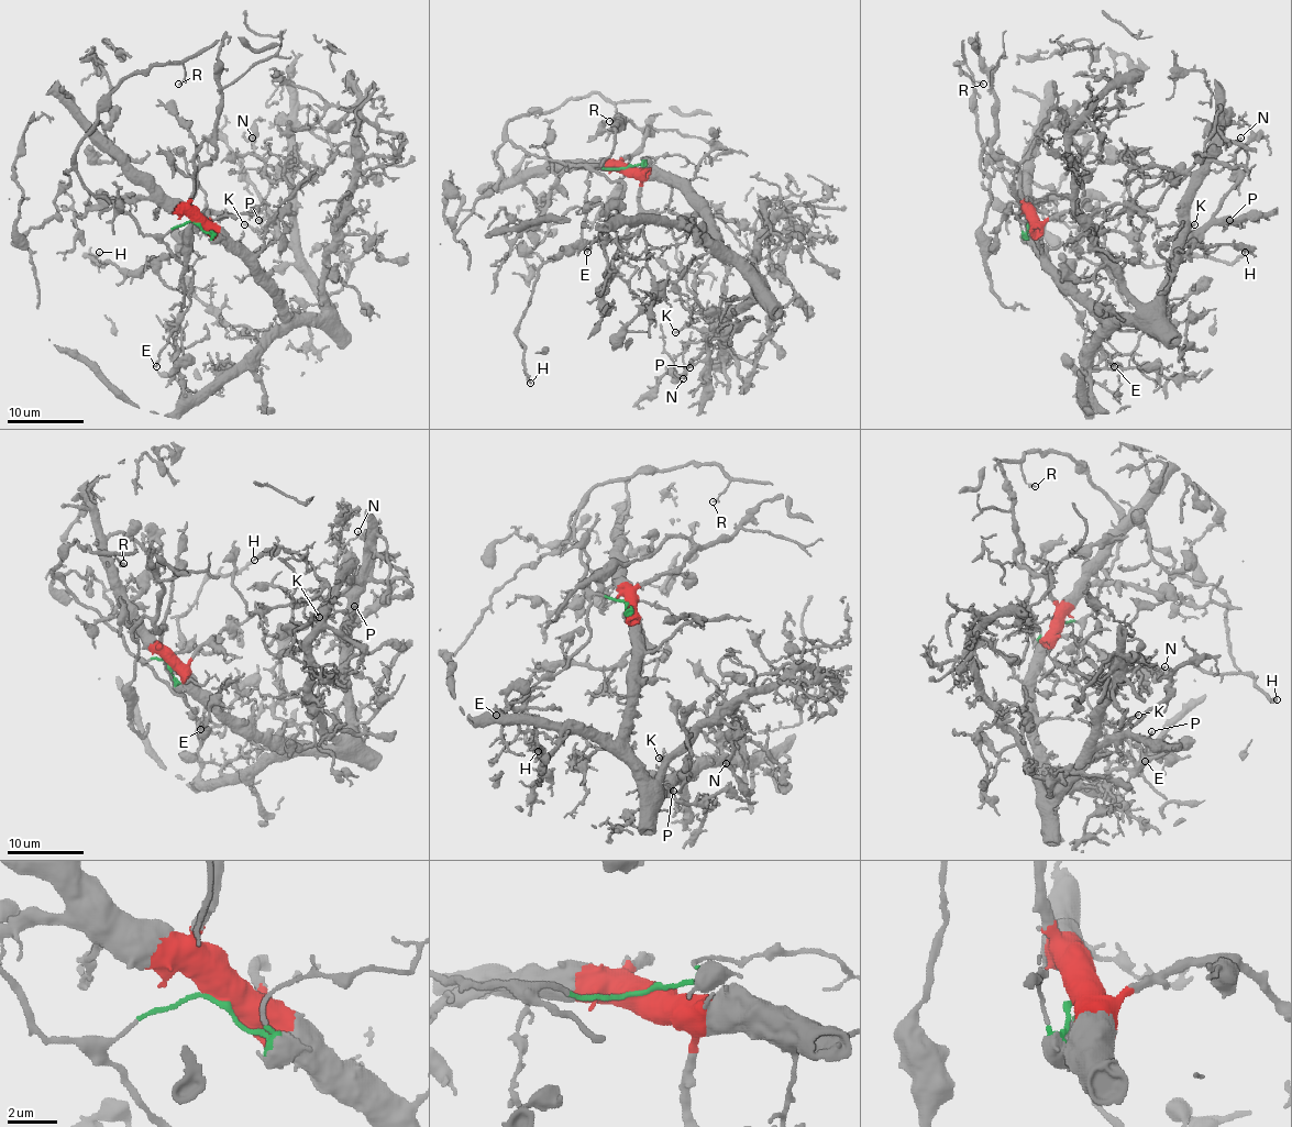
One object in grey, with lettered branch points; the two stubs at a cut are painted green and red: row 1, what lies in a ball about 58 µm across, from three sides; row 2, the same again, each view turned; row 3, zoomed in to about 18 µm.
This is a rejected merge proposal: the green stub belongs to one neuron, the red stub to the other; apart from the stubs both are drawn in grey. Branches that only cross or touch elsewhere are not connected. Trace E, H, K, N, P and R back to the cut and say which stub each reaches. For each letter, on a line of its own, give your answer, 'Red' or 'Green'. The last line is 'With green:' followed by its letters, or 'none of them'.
E: Green
H: Red
K: Red
N: Red
P: Red
R: Green
With green: E, R

